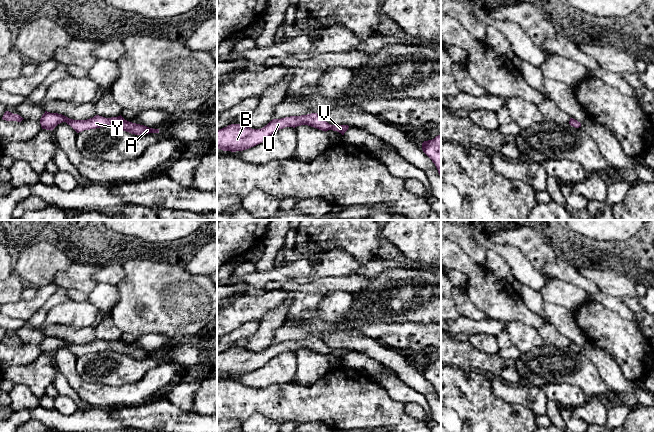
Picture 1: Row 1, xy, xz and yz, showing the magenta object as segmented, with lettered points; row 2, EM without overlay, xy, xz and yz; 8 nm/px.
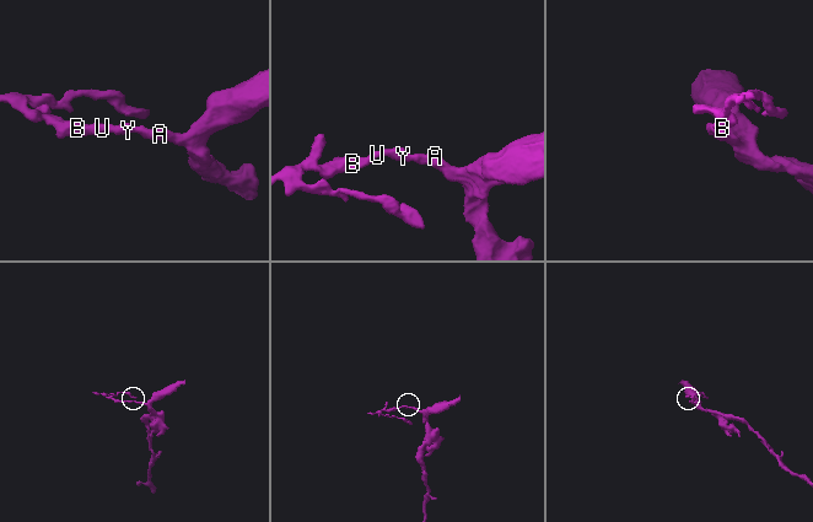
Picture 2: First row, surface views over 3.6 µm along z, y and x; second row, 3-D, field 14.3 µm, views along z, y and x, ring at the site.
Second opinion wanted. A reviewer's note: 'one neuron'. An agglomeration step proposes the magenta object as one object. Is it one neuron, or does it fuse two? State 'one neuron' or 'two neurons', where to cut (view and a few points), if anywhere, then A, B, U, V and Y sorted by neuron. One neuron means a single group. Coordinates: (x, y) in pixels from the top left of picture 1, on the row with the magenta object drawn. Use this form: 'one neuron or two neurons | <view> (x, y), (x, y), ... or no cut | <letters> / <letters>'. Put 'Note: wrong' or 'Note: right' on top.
Note: right
one neuron | no cut | A B U V Y

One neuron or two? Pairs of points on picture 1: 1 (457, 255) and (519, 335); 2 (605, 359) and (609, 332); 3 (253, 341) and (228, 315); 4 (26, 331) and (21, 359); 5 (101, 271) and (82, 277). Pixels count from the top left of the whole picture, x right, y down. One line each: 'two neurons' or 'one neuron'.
1: two neurons
2: two neurons
3: two neurons
4: one neuron
5: two neurons

